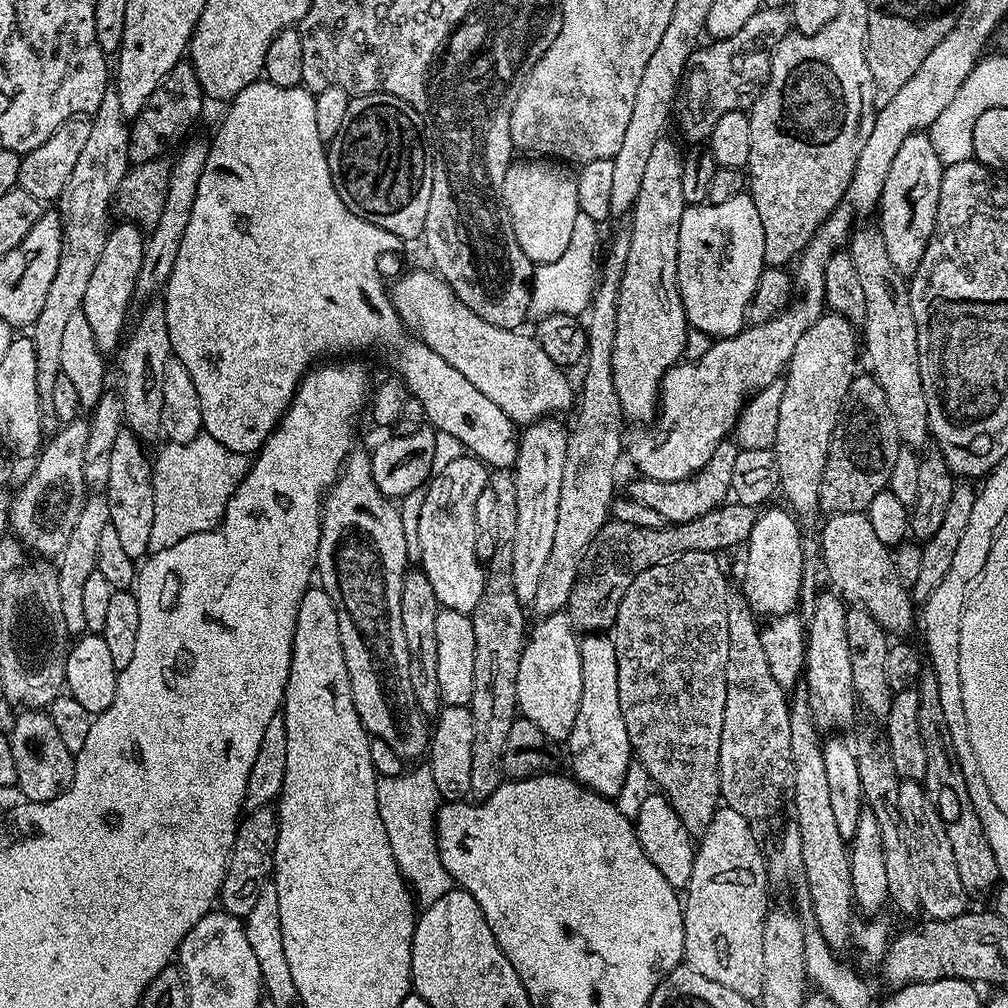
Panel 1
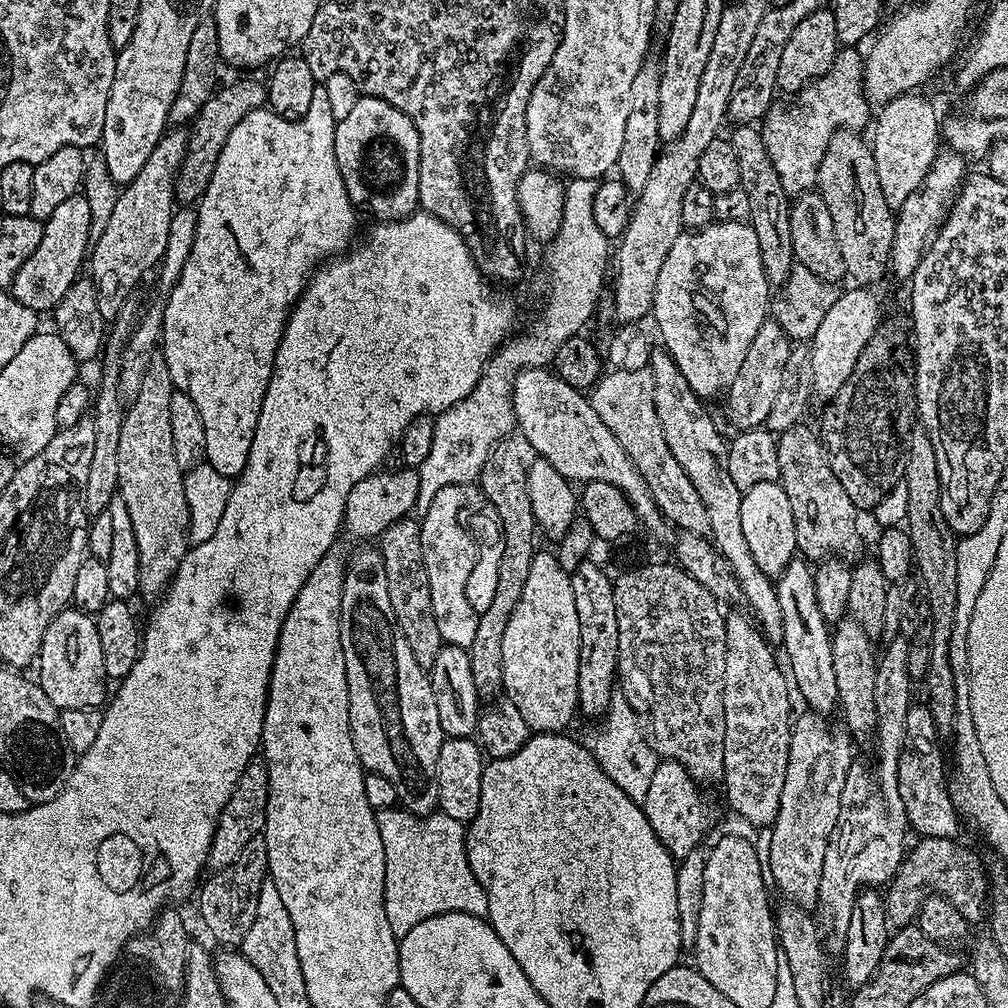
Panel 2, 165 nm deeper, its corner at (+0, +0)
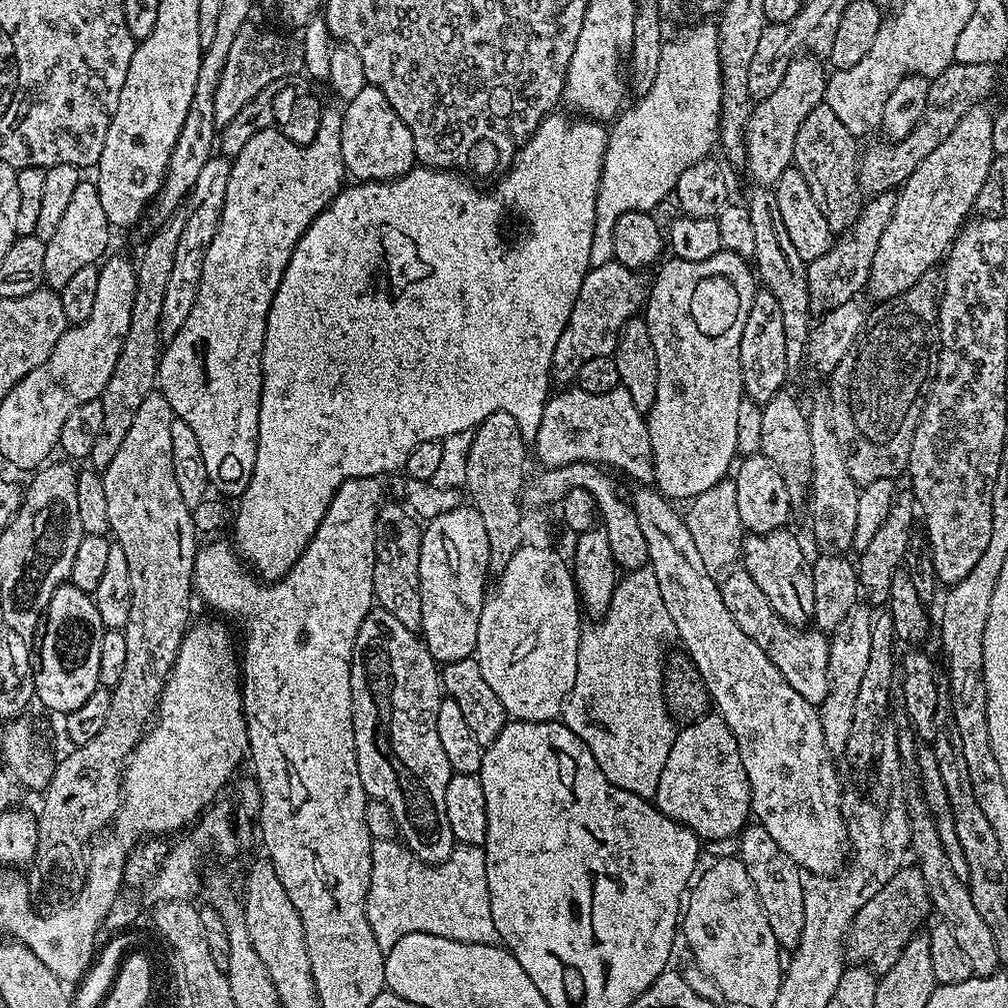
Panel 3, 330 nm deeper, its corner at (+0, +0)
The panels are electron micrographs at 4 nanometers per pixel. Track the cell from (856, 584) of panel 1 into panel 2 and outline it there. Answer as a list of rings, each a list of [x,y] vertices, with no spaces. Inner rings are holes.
[[[801,422],[779,433],[776,442],[780,467],[778,482],[786,490],[786,498],[790,498],[797,553],[809,562],[819,562],[829,554],[852,552],[859,546],[860,540],[856,537],[858,509],[850,502],[850,494],[846,494],[842,482],[834,474],[833,461],[830,456],[828,460],[820,445],[821,437],[816,437],[806,425]]]

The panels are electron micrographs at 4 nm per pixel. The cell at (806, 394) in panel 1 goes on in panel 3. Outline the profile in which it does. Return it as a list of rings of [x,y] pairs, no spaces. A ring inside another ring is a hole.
[[[983,103],[975,104],[950,130],[950,138],[926,154],[926,158],[910,174],[910,178],[896,192],[894,214],[882,230],[882,239],[878,241],[878,251],[870,266],[867,295],[872,295],[876,302],[883,302],[910,290],[922,277],[929,275],[932,267],[939,265],[947,257],[948,249],[969,219],[976,207],[978,190],[990,174],[994,159],[993,109]]]

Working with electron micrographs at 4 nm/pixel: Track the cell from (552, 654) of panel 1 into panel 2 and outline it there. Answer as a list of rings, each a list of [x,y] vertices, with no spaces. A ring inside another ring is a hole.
[[[544,550],[537,551],[536,557],[530,562],[530,575],[526,578],[526,586],[522,589],[522,598],[518,598],[518,606],[514,606],[514,614],[510,614],[510,622],[506,622],[506,634],[502,634],[502,678],[504,679],[504,687],[502,689],[503,695],[510,702],[514,702],[514,706],[518,706],[518,711],[522,713],[522,718],[526,718],[526,726],[533,733],[539,734],[541,732],[559,732],[563,733],[564,728],[572,720],[572,715],[575,717],[578,712],[578,650],[580,649],[580,631],[578,630],[578,609],[574,606],[574,586],[572,585],[572,578],[569,571],[560,565],[559,555],[553,554],[552,556]]]

